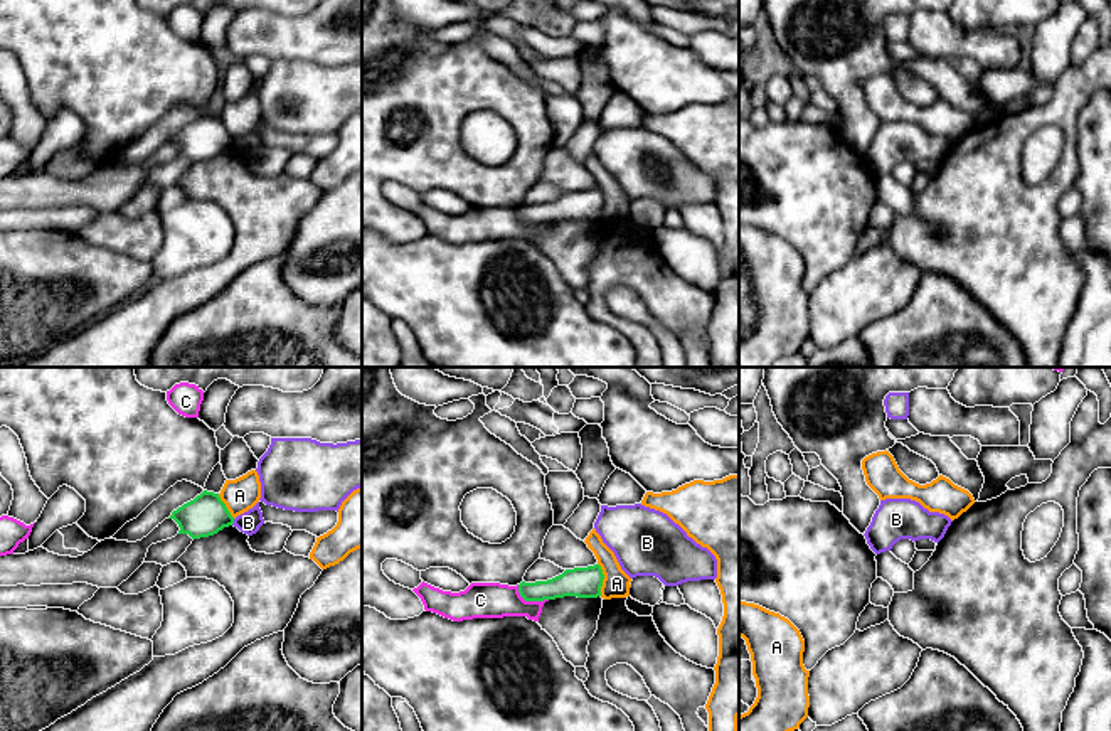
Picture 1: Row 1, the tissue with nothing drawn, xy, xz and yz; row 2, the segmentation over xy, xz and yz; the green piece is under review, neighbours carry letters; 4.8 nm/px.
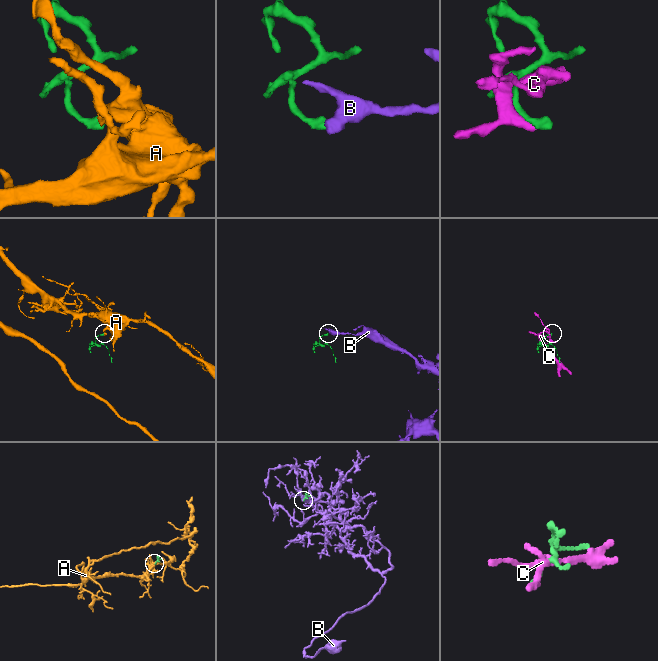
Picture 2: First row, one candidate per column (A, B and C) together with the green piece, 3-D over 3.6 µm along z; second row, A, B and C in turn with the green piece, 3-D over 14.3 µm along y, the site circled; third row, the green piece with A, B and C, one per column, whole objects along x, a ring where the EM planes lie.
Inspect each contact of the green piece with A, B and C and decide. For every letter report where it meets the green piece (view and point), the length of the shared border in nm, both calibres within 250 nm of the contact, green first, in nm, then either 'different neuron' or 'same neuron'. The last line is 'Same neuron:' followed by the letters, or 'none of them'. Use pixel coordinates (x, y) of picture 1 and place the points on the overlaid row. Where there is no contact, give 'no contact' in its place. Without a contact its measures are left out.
A: xz (603, 578) | 160 nm | 140/130 nm | different neuron
B: xy (233, 522) | 40 nm | 200/110 nm | different neuron
C: xz (529, 600) | 170 nm | 140/180 nm | different neuron
Same neuron: none of them

